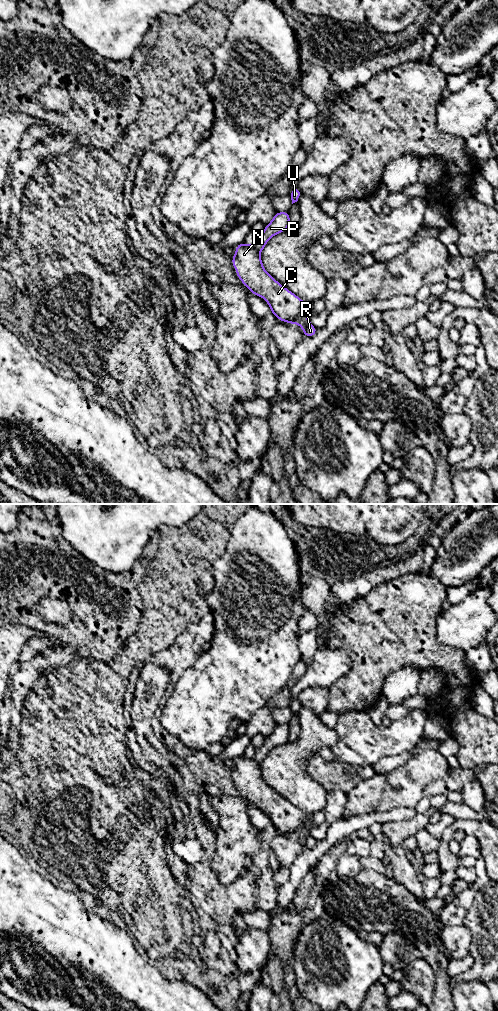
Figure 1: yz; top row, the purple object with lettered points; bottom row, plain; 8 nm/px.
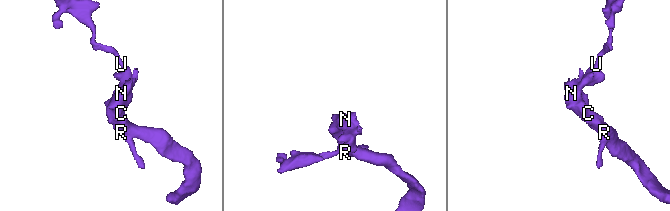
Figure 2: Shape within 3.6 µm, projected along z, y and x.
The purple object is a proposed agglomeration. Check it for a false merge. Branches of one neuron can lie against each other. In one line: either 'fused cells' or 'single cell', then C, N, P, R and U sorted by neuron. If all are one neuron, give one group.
fused cells; C N / P R U

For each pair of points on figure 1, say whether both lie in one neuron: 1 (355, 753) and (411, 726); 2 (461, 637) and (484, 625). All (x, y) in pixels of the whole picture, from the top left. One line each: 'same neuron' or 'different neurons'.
1: same neuron
2: same neuron

